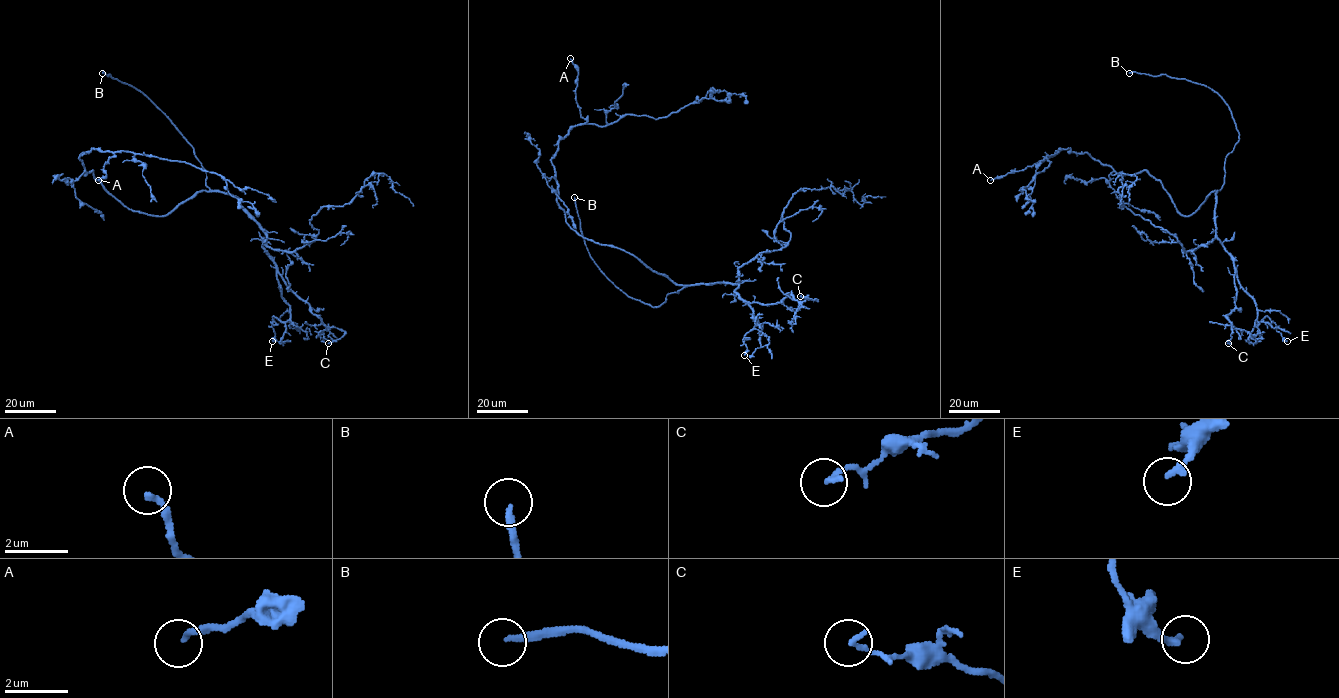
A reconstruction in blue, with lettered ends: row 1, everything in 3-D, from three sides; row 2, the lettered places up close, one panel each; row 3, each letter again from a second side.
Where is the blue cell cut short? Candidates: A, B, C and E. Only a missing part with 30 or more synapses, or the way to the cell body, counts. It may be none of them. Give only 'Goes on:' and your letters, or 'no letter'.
Goes on: B

